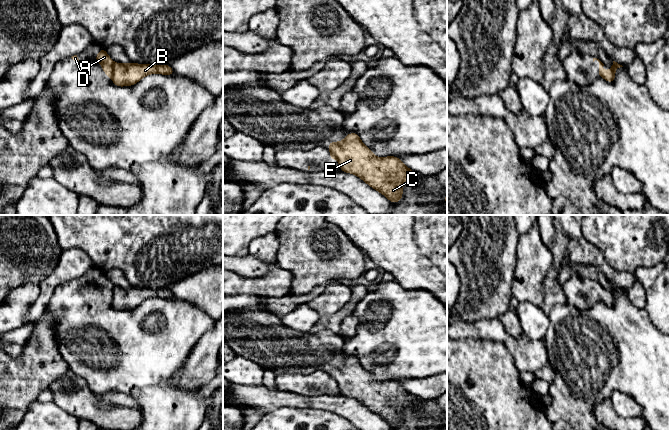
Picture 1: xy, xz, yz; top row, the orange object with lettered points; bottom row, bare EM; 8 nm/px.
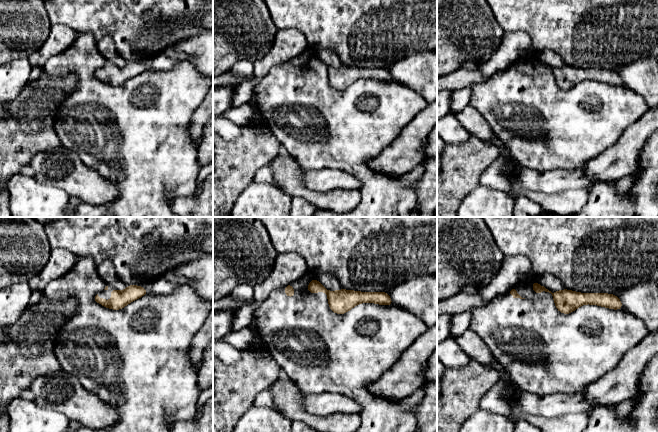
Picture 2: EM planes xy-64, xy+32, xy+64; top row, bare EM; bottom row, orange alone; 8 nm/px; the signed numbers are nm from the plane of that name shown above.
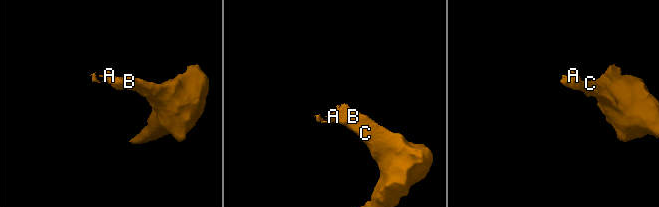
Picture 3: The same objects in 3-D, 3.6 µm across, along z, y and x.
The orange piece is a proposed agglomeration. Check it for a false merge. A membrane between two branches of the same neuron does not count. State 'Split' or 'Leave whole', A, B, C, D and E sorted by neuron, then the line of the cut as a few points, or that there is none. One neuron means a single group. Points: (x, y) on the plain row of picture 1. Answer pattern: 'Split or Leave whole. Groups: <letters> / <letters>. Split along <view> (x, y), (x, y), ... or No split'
Split. Groups: A D / B C E. Split along xy (114, 287), (111, 302)

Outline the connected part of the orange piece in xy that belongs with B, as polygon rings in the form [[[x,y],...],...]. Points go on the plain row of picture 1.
[[[115,286],[112,294],[112,306],[118,311],[132,310],[143,301],[154,297],[163,299],[175,298],[174,294],[169,289],[162,288],[154,290],[150,288],[120,288]]]

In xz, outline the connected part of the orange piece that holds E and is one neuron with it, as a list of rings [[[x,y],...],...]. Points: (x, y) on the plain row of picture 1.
[[[348,357],[341,366],[331,365],[327,372],[337,382],[340,395],[357,399],[391,427],[402,423],[403,408],[408,403],[419,401],[399,381],[375,381],[357,357]]]

